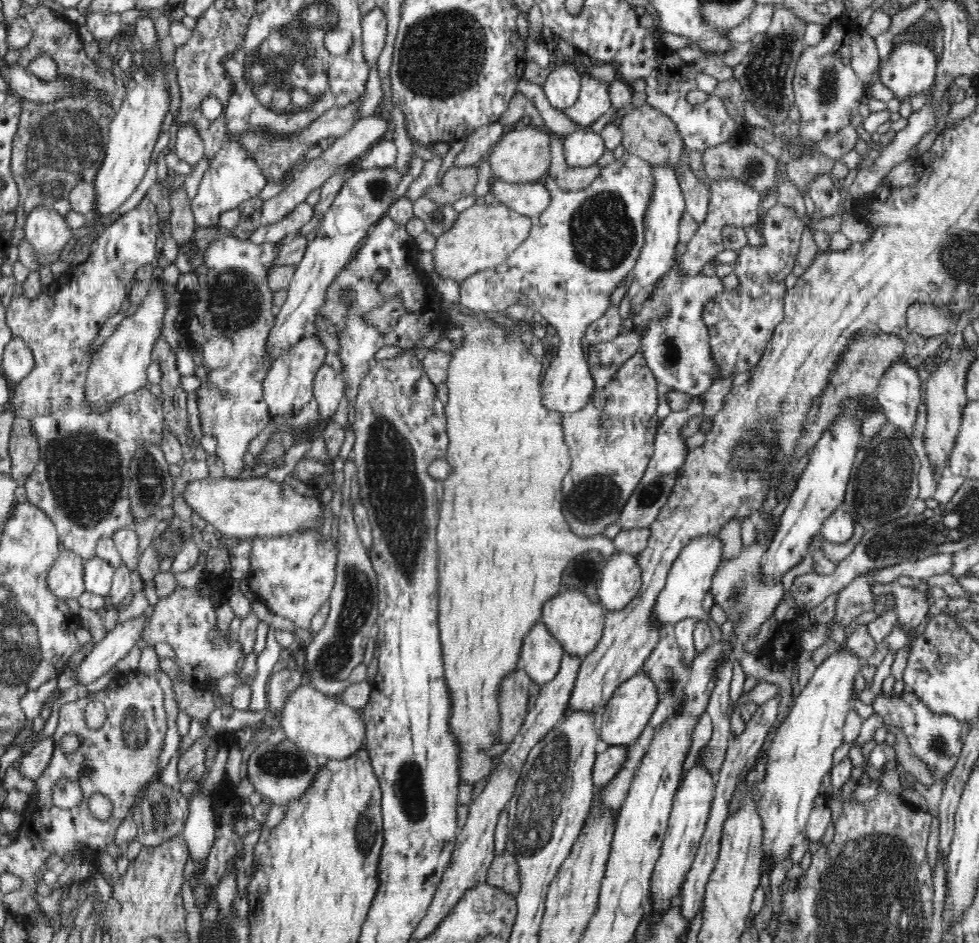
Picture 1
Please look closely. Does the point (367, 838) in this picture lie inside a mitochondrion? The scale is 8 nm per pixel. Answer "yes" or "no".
yes

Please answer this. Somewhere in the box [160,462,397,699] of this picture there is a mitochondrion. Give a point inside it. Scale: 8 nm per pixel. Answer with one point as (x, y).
(357, 607)

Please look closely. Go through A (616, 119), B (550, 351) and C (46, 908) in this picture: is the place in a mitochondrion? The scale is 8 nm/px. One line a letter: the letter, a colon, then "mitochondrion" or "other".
A: other
B: other
C: other

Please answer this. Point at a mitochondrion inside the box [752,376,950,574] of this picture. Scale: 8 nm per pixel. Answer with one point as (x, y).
(884, 478)

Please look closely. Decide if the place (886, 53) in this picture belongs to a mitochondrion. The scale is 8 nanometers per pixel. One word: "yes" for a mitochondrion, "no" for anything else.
no

